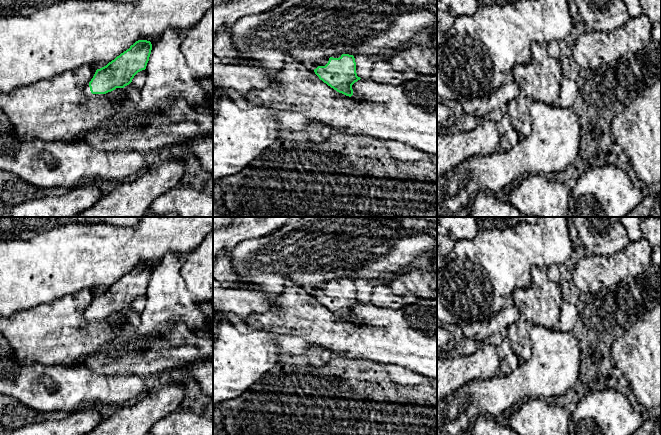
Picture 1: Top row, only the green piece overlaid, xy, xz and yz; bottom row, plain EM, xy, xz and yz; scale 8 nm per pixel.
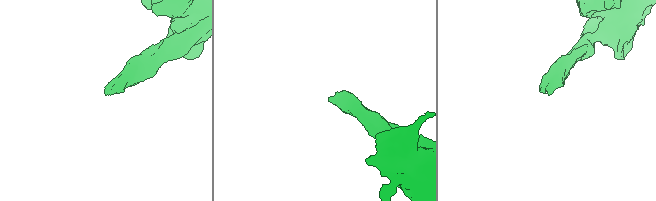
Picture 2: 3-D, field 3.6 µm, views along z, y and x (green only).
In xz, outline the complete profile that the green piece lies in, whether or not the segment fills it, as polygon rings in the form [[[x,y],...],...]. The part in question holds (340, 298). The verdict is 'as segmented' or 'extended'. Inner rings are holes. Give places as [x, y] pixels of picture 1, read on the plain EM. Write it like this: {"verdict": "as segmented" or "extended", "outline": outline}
{"verdict": "extended", "outline": [[[349,278],[332,280],[310,292],[328,310],[349,321],[353,319],[352,309],[361,303],[357,300],[355,282]]]}

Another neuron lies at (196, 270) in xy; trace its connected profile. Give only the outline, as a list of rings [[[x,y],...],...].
[[[213,232],[183,258],[180,275],[195,303],[213,300]]]

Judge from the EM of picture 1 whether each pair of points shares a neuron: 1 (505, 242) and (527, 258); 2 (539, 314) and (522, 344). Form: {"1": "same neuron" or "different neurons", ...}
{"1": "same neuron", "2": "same neuron"}

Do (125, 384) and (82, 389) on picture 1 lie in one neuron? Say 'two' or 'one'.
one

